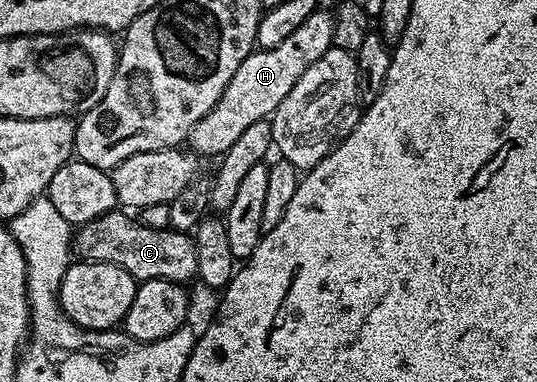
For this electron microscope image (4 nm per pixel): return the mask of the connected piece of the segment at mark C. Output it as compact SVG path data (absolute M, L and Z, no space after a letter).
M113 210L94 222L79 225L74 236L74 248L81 261L102 262L122 266L138 282L169 280L184 284L196 276L198 254L196 241L189 233L173 232L171 228L151 228L124 210Z

